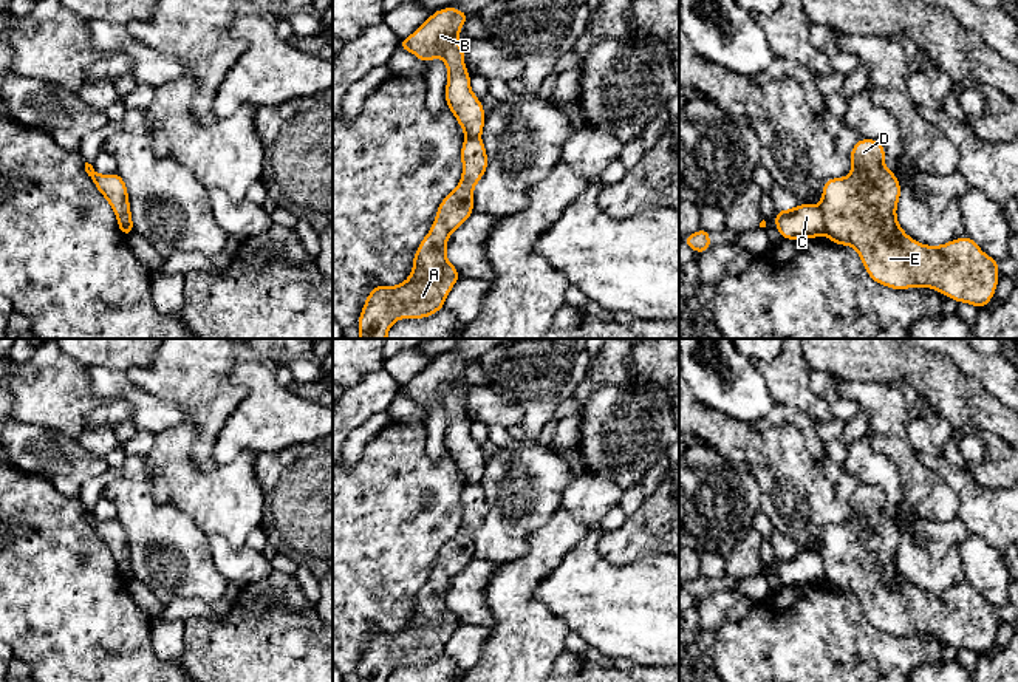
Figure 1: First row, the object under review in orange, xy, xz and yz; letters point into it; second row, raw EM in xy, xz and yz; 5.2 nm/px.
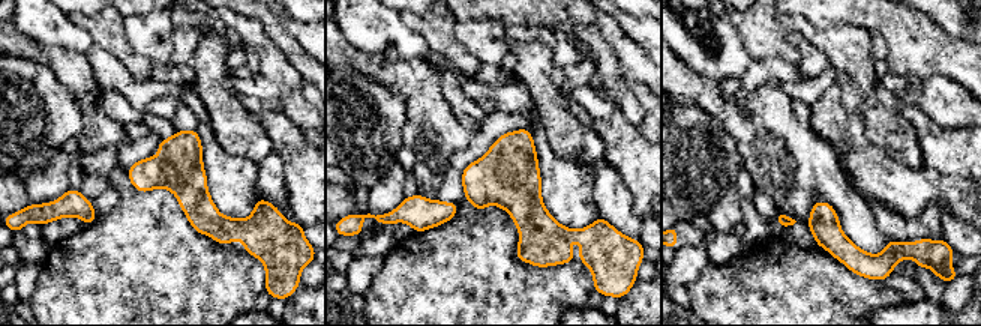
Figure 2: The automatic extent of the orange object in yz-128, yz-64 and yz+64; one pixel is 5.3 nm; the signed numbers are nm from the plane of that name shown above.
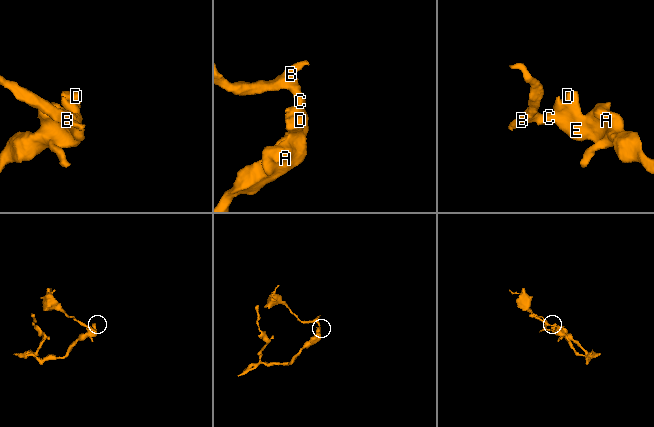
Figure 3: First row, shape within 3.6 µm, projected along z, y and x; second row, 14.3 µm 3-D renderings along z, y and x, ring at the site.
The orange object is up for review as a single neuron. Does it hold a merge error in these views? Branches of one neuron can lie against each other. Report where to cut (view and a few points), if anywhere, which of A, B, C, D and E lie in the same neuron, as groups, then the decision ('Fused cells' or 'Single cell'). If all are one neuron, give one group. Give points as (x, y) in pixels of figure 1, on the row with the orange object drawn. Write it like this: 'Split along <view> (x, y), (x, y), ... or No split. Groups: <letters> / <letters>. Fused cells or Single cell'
Split along yz (819, 206), (823, 215), (825, 232). Groups: A D E / B C. Fused cells

